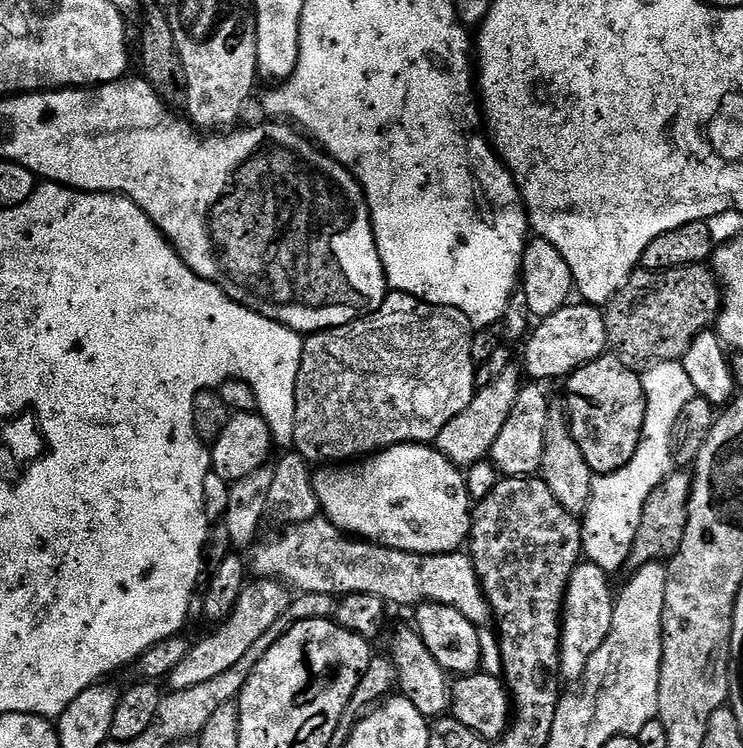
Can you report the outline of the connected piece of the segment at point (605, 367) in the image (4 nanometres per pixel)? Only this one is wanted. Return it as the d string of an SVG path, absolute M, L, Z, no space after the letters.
M605 354L573 372L567 377L566 384L568 384L568 396L566 395L568 425L572 427L574 442L578 442L590 470L593 474L602 476L622 469L634 458L646 419L646 394L641 373L635 368L626 367L619 356Z

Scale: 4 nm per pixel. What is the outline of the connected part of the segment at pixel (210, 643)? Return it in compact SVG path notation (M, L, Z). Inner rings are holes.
M256 578L245 583L242 598L238 598L238 606L234 606L232 615L219 625L220 630L213 636L200 640L197 644L195 641L189 647L186 658L182 658L182 662L178 662L178 666L174 666L174 670L166 677L166 684L169 684L167 687L174 692L191 690L193 686L210 682L210 678L218 678L218 674L230 670L230 666L235 666L245 656L246 650L250 650L250 645L263 632L270 630L277 618L282 618L282 614L286 614L293 599L293 593L279 580Z

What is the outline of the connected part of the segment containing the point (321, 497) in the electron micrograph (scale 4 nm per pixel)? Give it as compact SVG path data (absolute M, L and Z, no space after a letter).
M399 444L393 448L381 448L379 452L355 462L317 467L312 481L323 519L353 538L381 544L384 548L415 552L418 556L443 556L460 552L472 531L474 501L468 495L465 473L451 464L435 446Z

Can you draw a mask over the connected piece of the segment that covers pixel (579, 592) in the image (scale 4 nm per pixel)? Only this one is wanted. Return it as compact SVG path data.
M589 562L577 564L575 570L572 571L572 577L568 583L568 593L564 595L564 615L561 617L559 675L563 681L579 683L583 679L590 657L598 650L598 646L602 646L602 642L606 642L606 638L610 634L614 622L616 596L614 595L614 588L612 592L612 584L608 580L611 579L606 578L605 573L598 566Z

